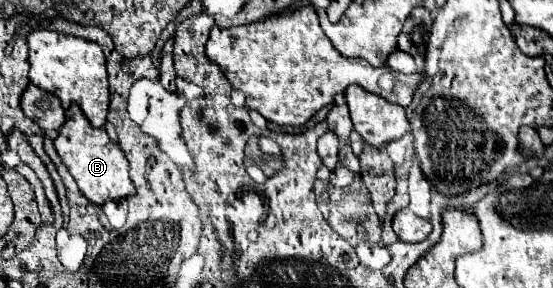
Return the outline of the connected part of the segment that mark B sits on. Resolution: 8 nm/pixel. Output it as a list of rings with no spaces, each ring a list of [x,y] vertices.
[[[70,105],[66,109],[66,123],[60,127],[58,137],[54,139],[54,149],[68,167],[70,175],[76,179],[82,195],[94,205],[116,201],[134,193],[132,181],[128,177],[128,161],[124,157],[124,151],[118,143],[110,141],[104,129],[92,127],[78,105]]]

